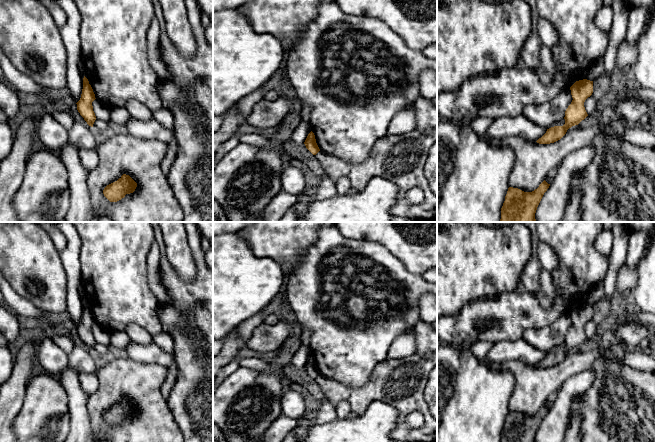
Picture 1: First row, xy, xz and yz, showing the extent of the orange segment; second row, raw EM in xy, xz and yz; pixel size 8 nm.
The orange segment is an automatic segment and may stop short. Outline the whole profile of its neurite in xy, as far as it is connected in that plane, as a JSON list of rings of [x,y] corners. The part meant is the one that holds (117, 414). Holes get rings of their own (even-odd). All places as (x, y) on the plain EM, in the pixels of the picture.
[[[123,398],[117,405],[107,409],[103,418],[110,426],[117,426],[126,418],[133,417],[136,411],[137,407],[129,399]]]

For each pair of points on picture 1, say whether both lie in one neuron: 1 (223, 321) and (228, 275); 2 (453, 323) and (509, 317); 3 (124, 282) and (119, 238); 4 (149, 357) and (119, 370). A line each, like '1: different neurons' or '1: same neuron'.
1: same neuron
2: same neuron
3: same neuron
4: different neurons

